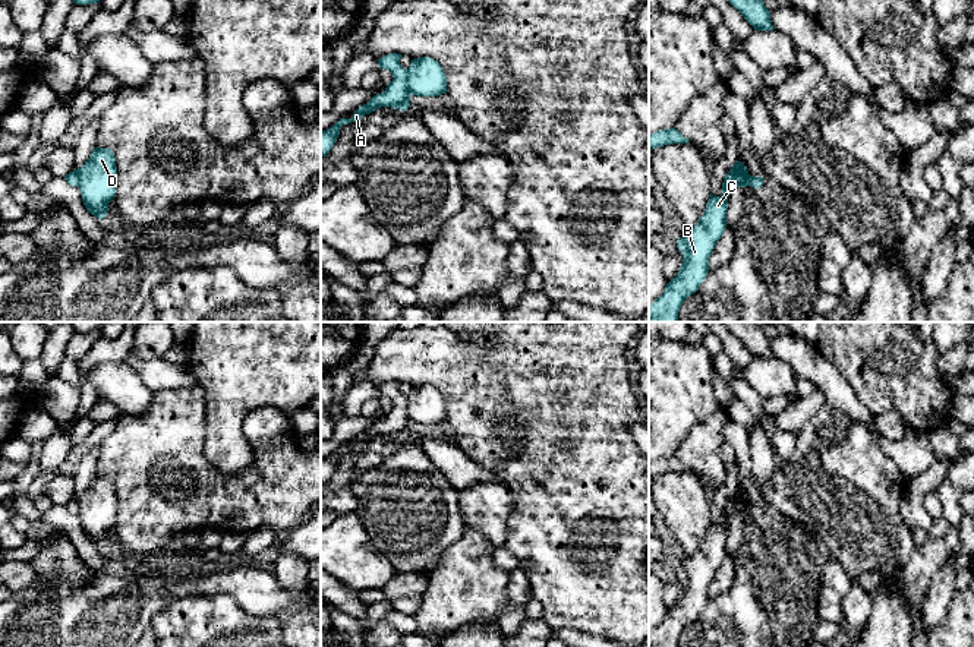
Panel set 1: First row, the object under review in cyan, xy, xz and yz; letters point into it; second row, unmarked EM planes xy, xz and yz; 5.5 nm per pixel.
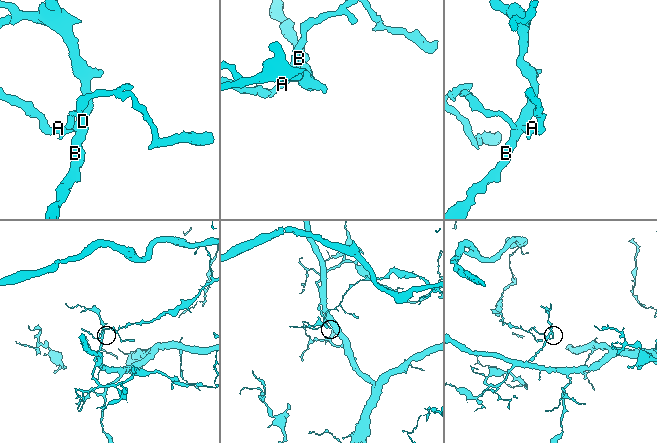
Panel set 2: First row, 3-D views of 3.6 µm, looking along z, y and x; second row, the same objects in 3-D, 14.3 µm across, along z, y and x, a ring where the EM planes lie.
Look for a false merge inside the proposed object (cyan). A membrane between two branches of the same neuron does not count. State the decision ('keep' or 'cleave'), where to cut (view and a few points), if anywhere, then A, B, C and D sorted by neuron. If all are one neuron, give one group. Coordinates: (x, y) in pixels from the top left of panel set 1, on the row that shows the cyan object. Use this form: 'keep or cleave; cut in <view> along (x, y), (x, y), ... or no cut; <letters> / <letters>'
cleave; cut in xz along (406, 69), (406, 87), (410, 94); A / B C D

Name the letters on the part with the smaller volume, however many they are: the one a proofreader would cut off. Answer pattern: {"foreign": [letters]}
{"foreign": ["A"]}

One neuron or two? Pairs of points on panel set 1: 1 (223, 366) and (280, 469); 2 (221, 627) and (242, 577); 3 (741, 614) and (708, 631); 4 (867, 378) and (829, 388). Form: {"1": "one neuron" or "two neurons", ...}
{"1": "two neurons", "2": "two neurons", "3": "one neuron", "4": "two neurons"}

